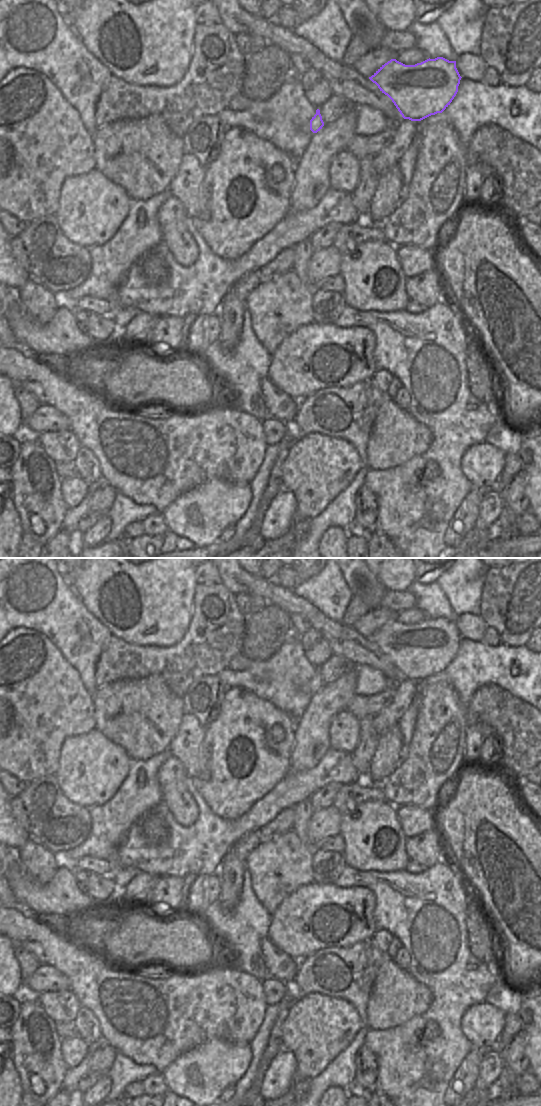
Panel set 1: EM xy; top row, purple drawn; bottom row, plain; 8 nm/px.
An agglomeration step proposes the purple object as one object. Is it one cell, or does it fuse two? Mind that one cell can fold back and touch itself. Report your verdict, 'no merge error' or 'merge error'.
no merge error

